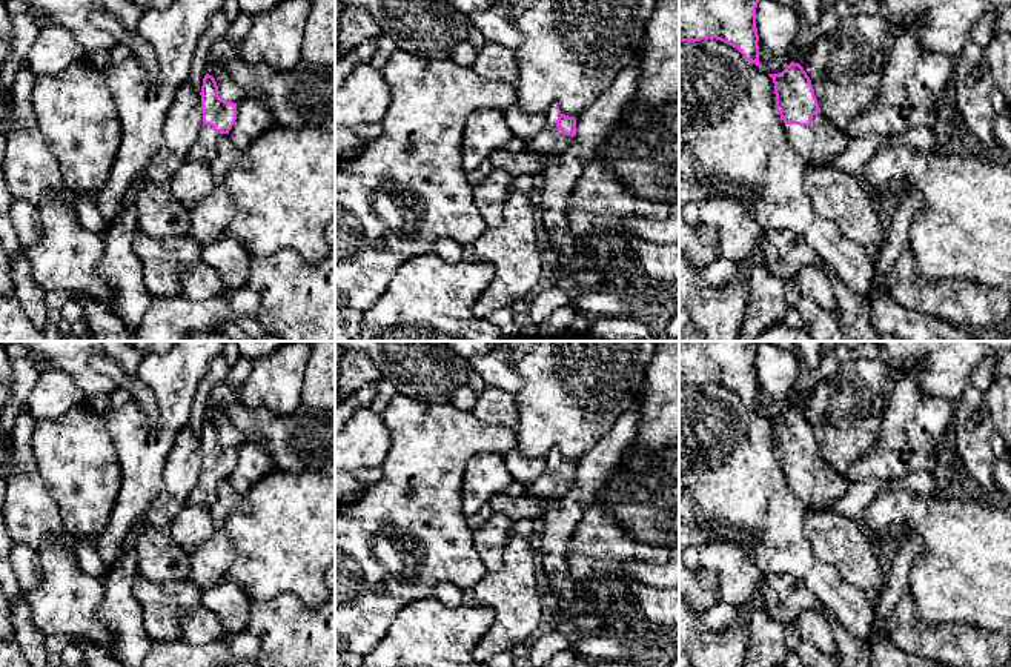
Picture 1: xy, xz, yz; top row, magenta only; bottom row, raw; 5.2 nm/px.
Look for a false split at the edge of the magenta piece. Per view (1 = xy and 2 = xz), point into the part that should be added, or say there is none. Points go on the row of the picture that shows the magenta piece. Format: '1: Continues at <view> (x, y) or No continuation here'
1: Continues at xy (203, 149)
2: Continues at xz (550, 140)

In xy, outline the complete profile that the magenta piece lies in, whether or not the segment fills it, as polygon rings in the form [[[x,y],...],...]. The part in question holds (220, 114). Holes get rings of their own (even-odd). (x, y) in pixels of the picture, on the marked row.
[[[209,74],[203,78],[200,95],[203,124],[186,160],[207,164],[217,157],[217,141],[223,134],[229,134],[238,112],[237,103],[220,98],[217,81]]]

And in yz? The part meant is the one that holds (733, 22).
[[[679,0],[679,41],[721,40],[762,69],[756,8],[759,0]]]

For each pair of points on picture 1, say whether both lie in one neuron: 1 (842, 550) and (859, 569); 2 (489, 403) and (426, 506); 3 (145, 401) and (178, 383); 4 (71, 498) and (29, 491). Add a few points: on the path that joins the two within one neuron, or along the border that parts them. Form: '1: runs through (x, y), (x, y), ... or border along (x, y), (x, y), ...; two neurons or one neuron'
1: runs through (847, 555), (856, 564); one neuron
2: border along (470, 412), (480, 420), (500, 423), (512, 431); two neurons
3: border along (135, 374), (154, 397), (154, 414), (151, 417); two neurons
4: border along (34, 458), (34, 466), (56, 503), (62, 526); two neurons

